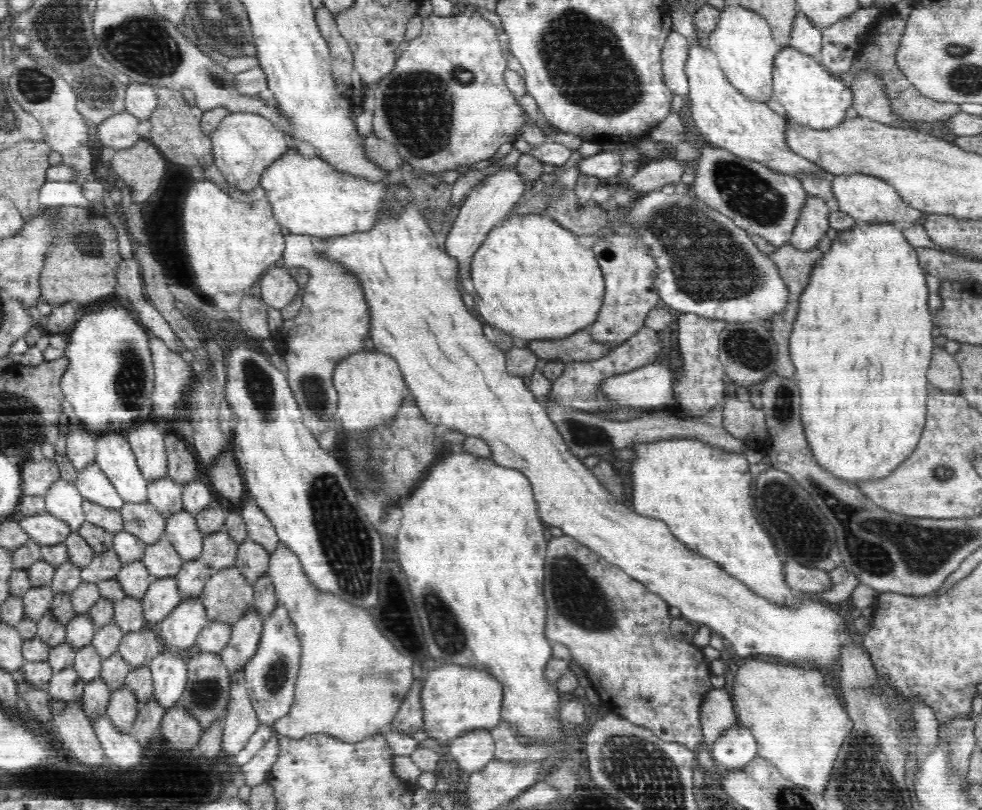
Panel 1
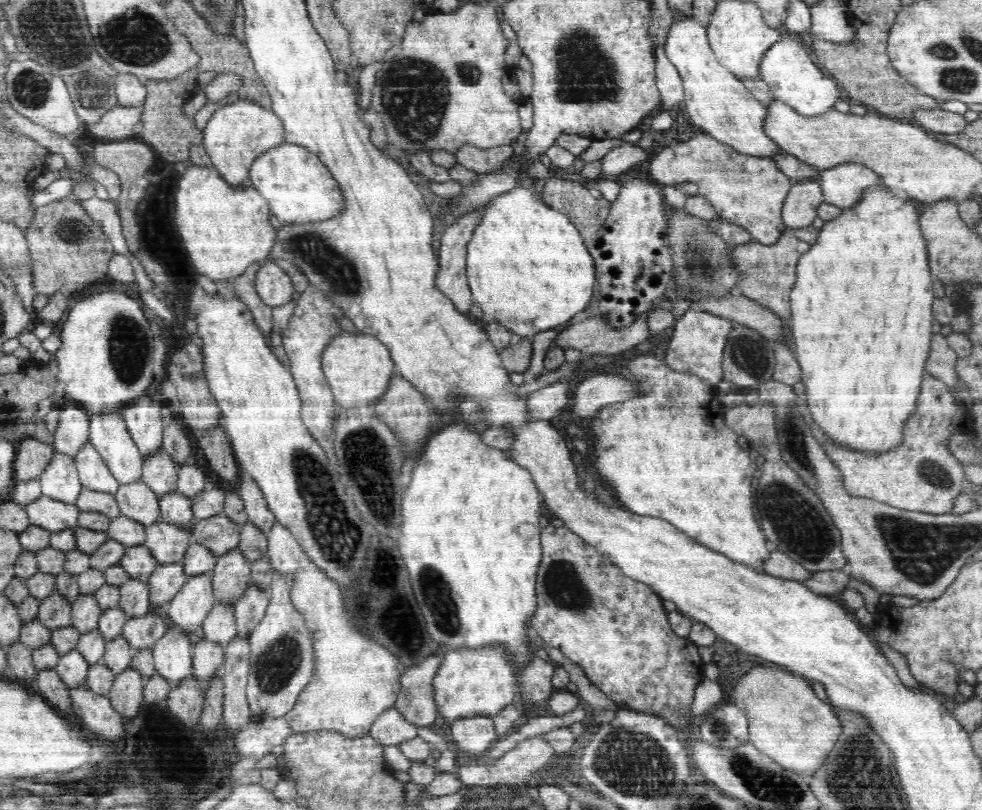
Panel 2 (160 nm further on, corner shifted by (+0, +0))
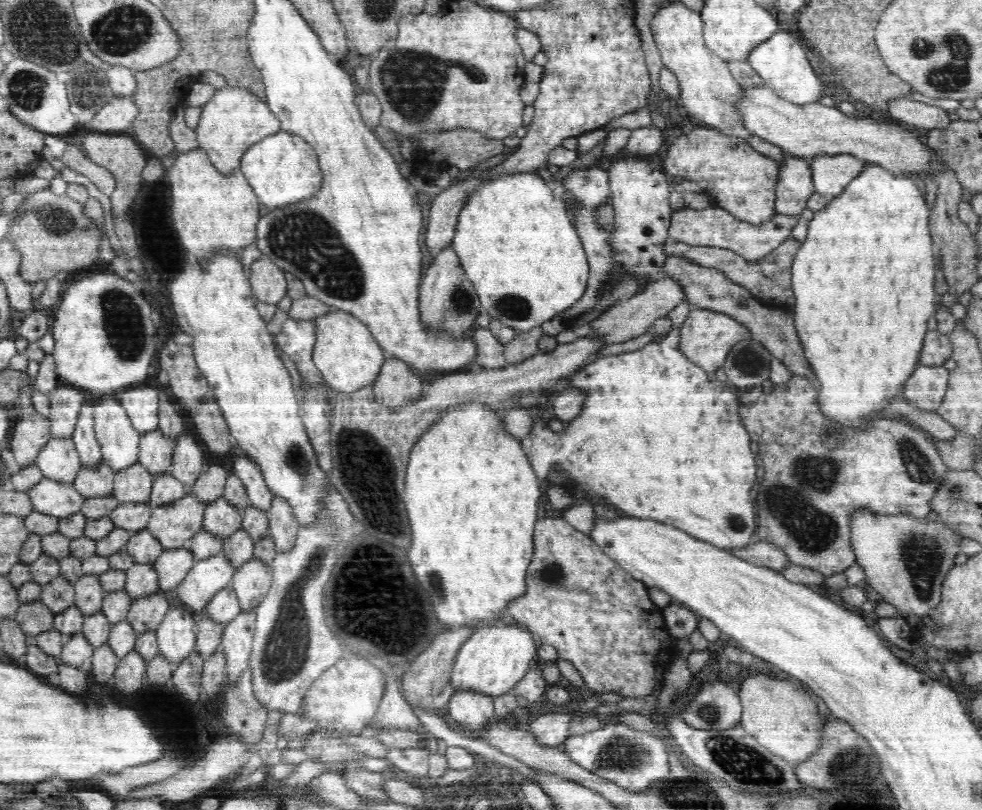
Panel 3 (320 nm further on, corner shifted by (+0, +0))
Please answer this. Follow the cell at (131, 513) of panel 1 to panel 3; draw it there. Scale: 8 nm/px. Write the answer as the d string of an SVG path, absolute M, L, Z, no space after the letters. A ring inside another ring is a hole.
M138 461L126 470L115 472L113 495L120 503L147 503L150 501L154 477Z

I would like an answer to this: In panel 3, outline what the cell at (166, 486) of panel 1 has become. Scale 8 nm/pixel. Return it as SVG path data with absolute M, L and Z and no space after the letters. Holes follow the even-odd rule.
M159 428L150 434L140 435L140 464L154 476L168 473L173 464L174 447L175 440L164 436Z

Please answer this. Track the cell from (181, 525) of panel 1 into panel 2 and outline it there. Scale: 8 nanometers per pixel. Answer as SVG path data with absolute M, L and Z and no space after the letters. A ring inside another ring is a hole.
M174 492L159 500L161 520L191 530L193 532L196 521L193 518L191 499Z

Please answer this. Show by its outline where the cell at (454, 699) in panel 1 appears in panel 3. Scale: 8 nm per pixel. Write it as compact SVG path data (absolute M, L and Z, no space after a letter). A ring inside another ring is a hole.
M502 624L478 628L462 644L452 666L450 686L453 692L471 692L496 698L512 691L517 682L538 663L536 637L524 625Z

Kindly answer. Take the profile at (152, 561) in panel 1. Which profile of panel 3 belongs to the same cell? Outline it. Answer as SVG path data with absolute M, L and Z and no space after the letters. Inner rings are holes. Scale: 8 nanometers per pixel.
M192 491L152 510L147 530L165 551L178 551L203 530L205 506Z

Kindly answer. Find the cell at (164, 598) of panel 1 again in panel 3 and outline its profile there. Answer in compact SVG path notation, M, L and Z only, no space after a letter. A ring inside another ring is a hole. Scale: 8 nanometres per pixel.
M186 547L178 551L164 551L153 565L158 573L159 591L163 593L176 589L195 563L195 558Z

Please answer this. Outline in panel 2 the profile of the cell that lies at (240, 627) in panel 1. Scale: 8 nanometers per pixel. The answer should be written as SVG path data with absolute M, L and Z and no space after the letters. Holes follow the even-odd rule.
M251 580L249 583L235 604L236 635L240 637L250 636L269 606L269 594L257 588Z

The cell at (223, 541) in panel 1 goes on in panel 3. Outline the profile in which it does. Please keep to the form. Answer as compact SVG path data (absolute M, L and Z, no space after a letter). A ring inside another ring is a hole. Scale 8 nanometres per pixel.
M222 496L207 502L203 519L203 529L221 538L230 538L236 530L242 528L242 511L236 505L230 504Z

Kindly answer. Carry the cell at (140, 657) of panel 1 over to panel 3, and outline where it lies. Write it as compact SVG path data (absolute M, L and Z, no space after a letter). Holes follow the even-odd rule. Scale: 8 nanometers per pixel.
M162 592L138 598L132 602L126 621L136 631L136 636L143 632L154 631L170 608Z

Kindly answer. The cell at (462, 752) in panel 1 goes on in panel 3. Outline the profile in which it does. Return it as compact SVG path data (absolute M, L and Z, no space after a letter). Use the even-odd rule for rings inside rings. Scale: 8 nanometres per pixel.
M453 692L447 704L450 716L466 729L478 730L496 718L492 698L471 692Z

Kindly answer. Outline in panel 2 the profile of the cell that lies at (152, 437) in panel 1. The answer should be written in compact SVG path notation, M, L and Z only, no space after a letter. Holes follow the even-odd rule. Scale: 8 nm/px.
M145 396L122 411L127 431L134 439L143 459L150 458L162 450L165 432L160 408L162 405L163 402L156 402L152 397Z

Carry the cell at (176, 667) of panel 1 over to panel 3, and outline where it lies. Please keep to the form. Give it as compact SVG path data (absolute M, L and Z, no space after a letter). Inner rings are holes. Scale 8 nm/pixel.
M170 606L155 633L160 653L167 662L178 666L195 650L194 617L182 606Z

